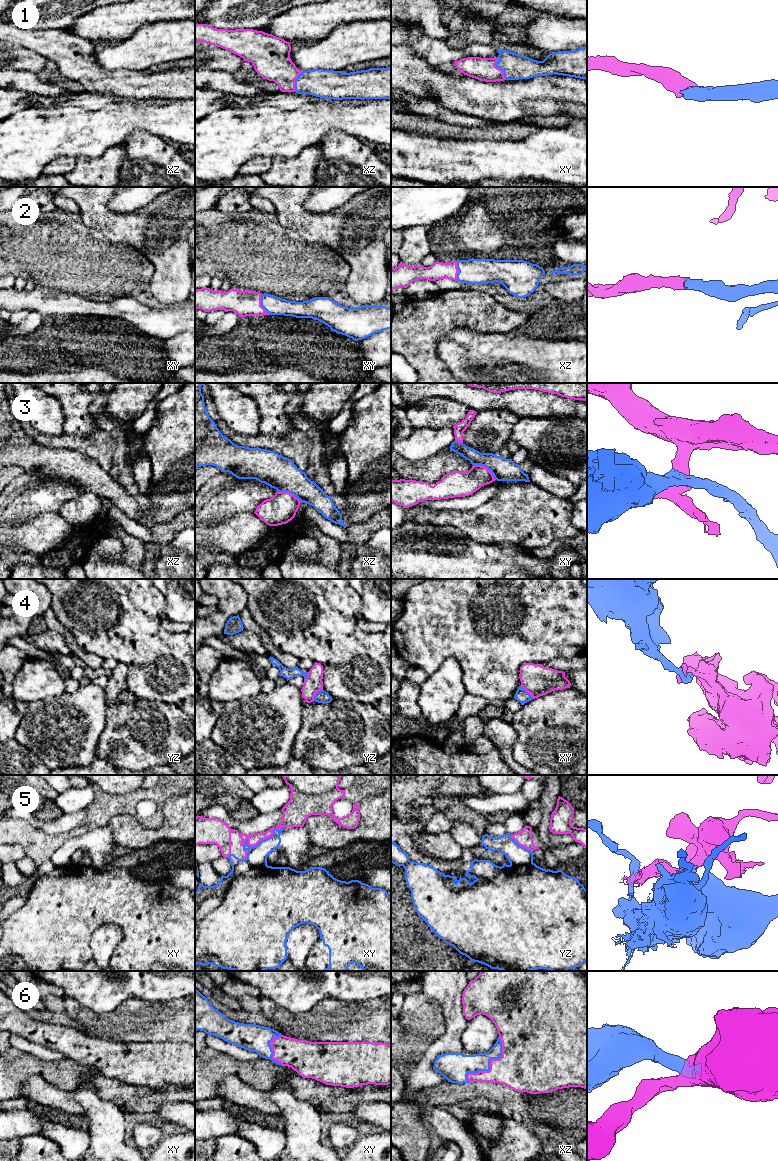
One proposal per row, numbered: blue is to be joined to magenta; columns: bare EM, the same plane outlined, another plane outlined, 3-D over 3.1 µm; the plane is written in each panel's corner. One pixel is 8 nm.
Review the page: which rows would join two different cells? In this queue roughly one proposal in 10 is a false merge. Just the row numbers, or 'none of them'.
3, 4, 5

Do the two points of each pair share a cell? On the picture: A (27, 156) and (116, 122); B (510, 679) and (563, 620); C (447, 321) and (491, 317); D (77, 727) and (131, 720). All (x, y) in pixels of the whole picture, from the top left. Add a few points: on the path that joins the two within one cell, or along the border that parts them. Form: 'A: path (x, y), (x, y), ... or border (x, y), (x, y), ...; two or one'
A: path (49, 134), (53, 132), (94, 131); one
B: path (515, 663), (547, 631); one
C: path (458, 317), (480, 317); one
D: border (108, 705), (105, 728), (96, 745); two

